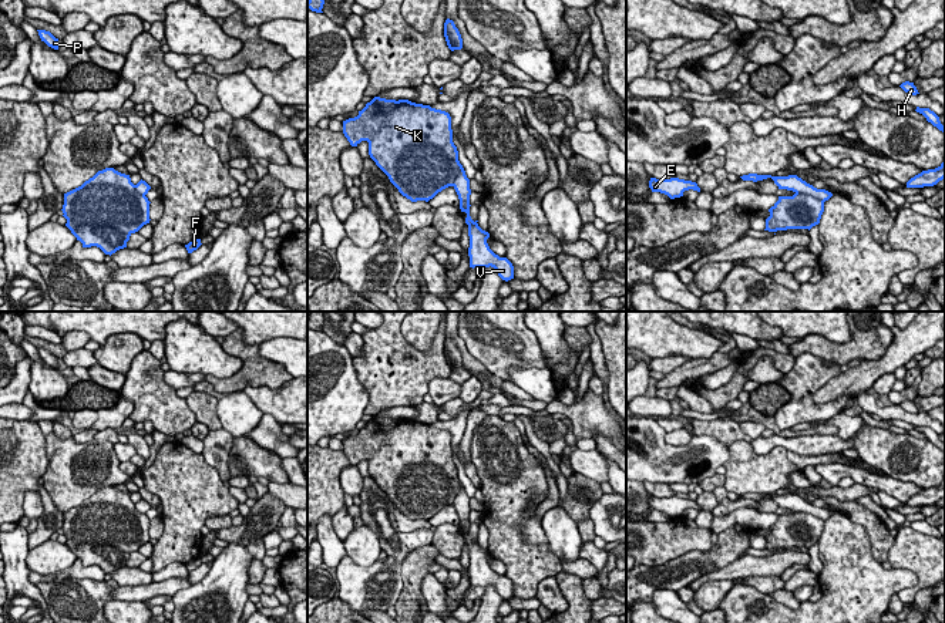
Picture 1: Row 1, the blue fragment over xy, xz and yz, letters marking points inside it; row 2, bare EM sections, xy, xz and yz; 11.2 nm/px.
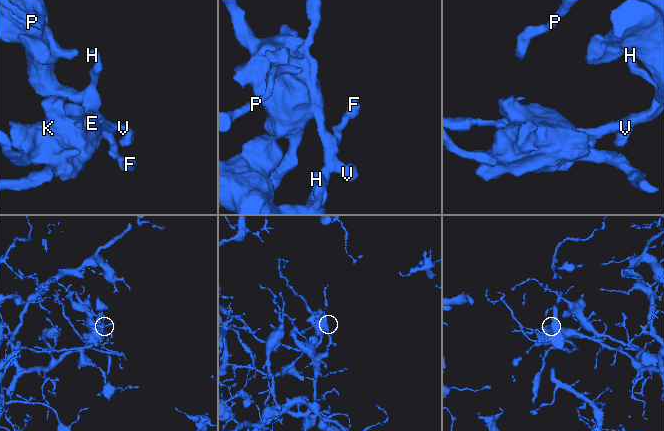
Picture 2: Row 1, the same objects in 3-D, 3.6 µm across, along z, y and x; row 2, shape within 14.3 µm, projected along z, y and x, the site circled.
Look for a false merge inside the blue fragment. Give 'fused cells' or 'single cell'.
fused cells

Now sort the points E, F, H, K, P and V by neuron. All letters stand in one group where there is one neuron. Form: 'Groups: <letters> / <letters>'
Groups: E F H P V / K

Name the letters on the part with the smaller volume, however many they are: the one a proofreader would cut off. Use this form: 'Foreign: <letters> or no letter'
Foreign: K

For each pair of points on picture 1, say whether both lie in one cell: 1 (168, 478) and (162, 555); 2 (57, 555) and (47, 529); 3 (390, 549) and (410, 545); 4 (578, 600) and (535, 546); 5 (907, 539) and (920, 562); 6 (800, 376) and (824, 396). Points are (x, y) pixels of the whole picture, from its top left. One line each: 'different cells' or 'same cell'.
1: same cell
2: different cells
3: same cell
4: different cells
5: same cell
6: different cells

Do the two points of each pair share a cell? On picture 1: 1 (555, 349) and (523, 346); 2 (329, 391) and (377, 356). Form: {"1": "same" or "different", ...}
{"1": "different", "2": "different"}

